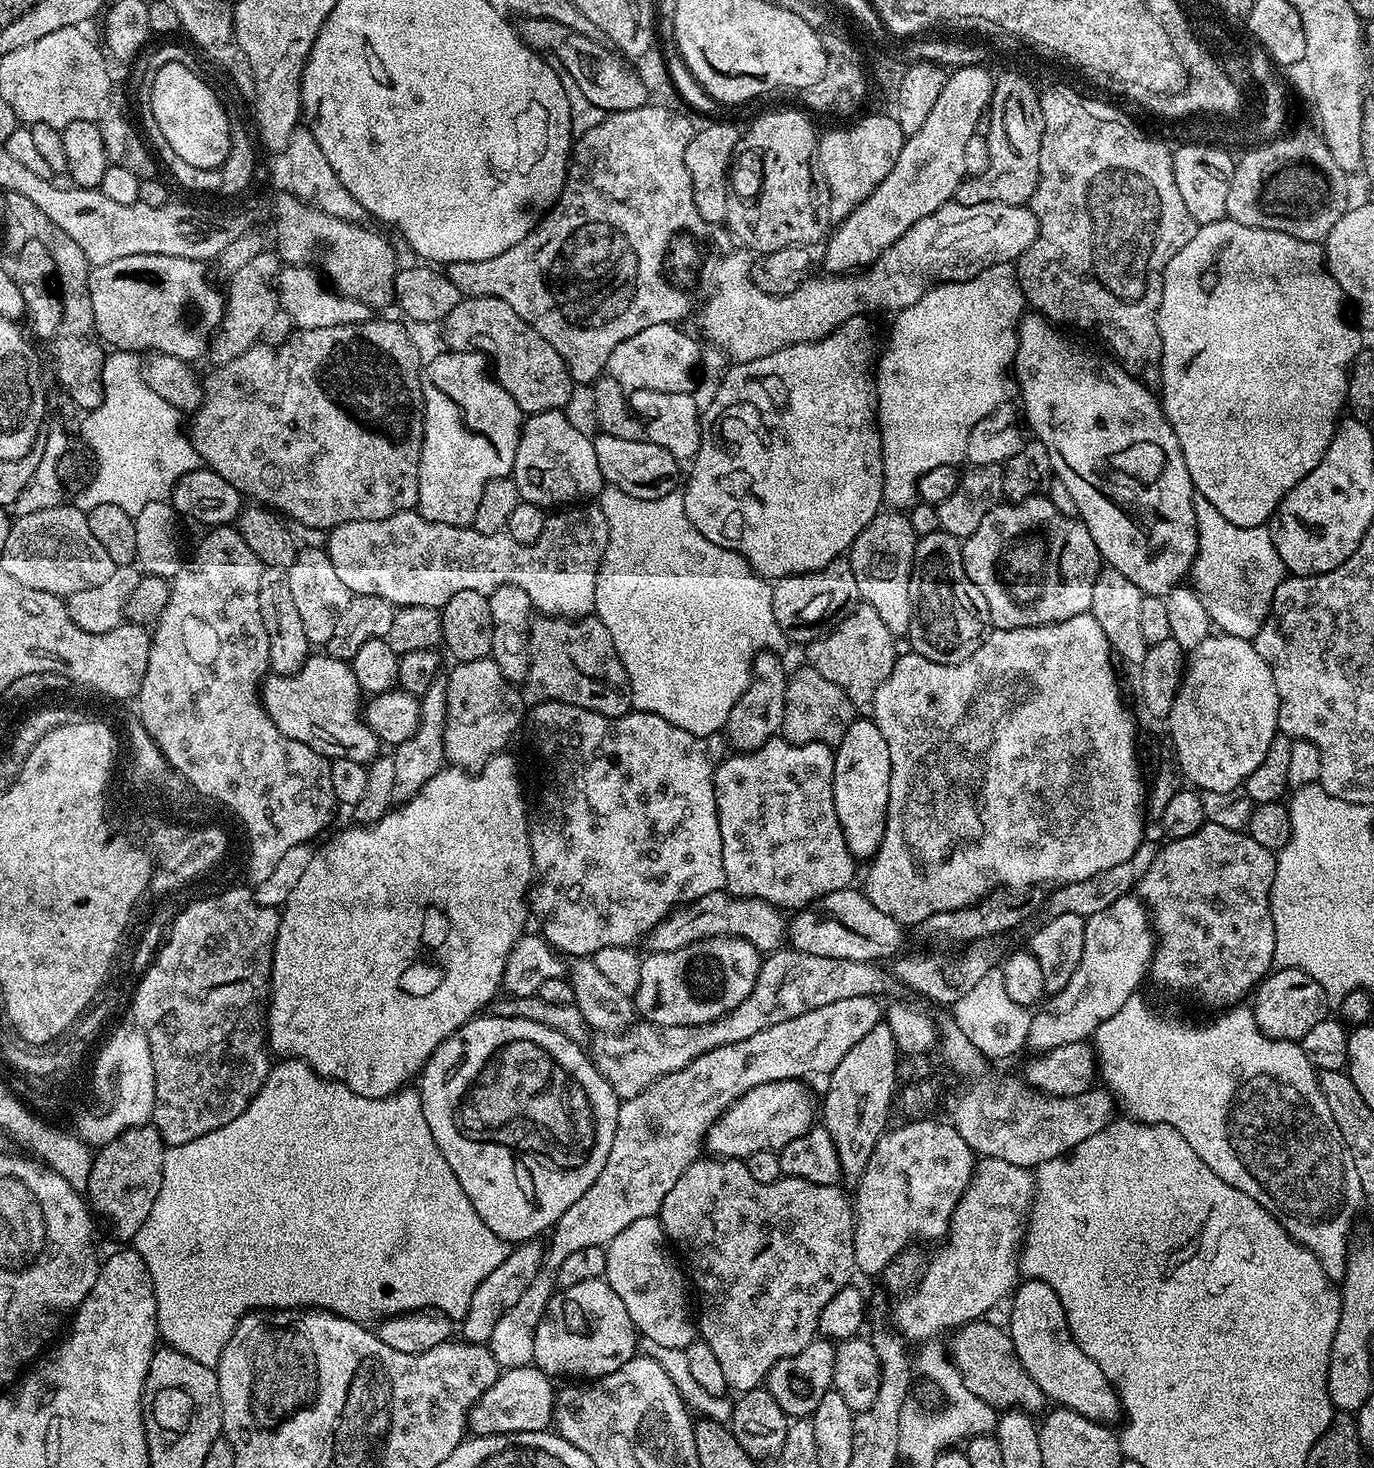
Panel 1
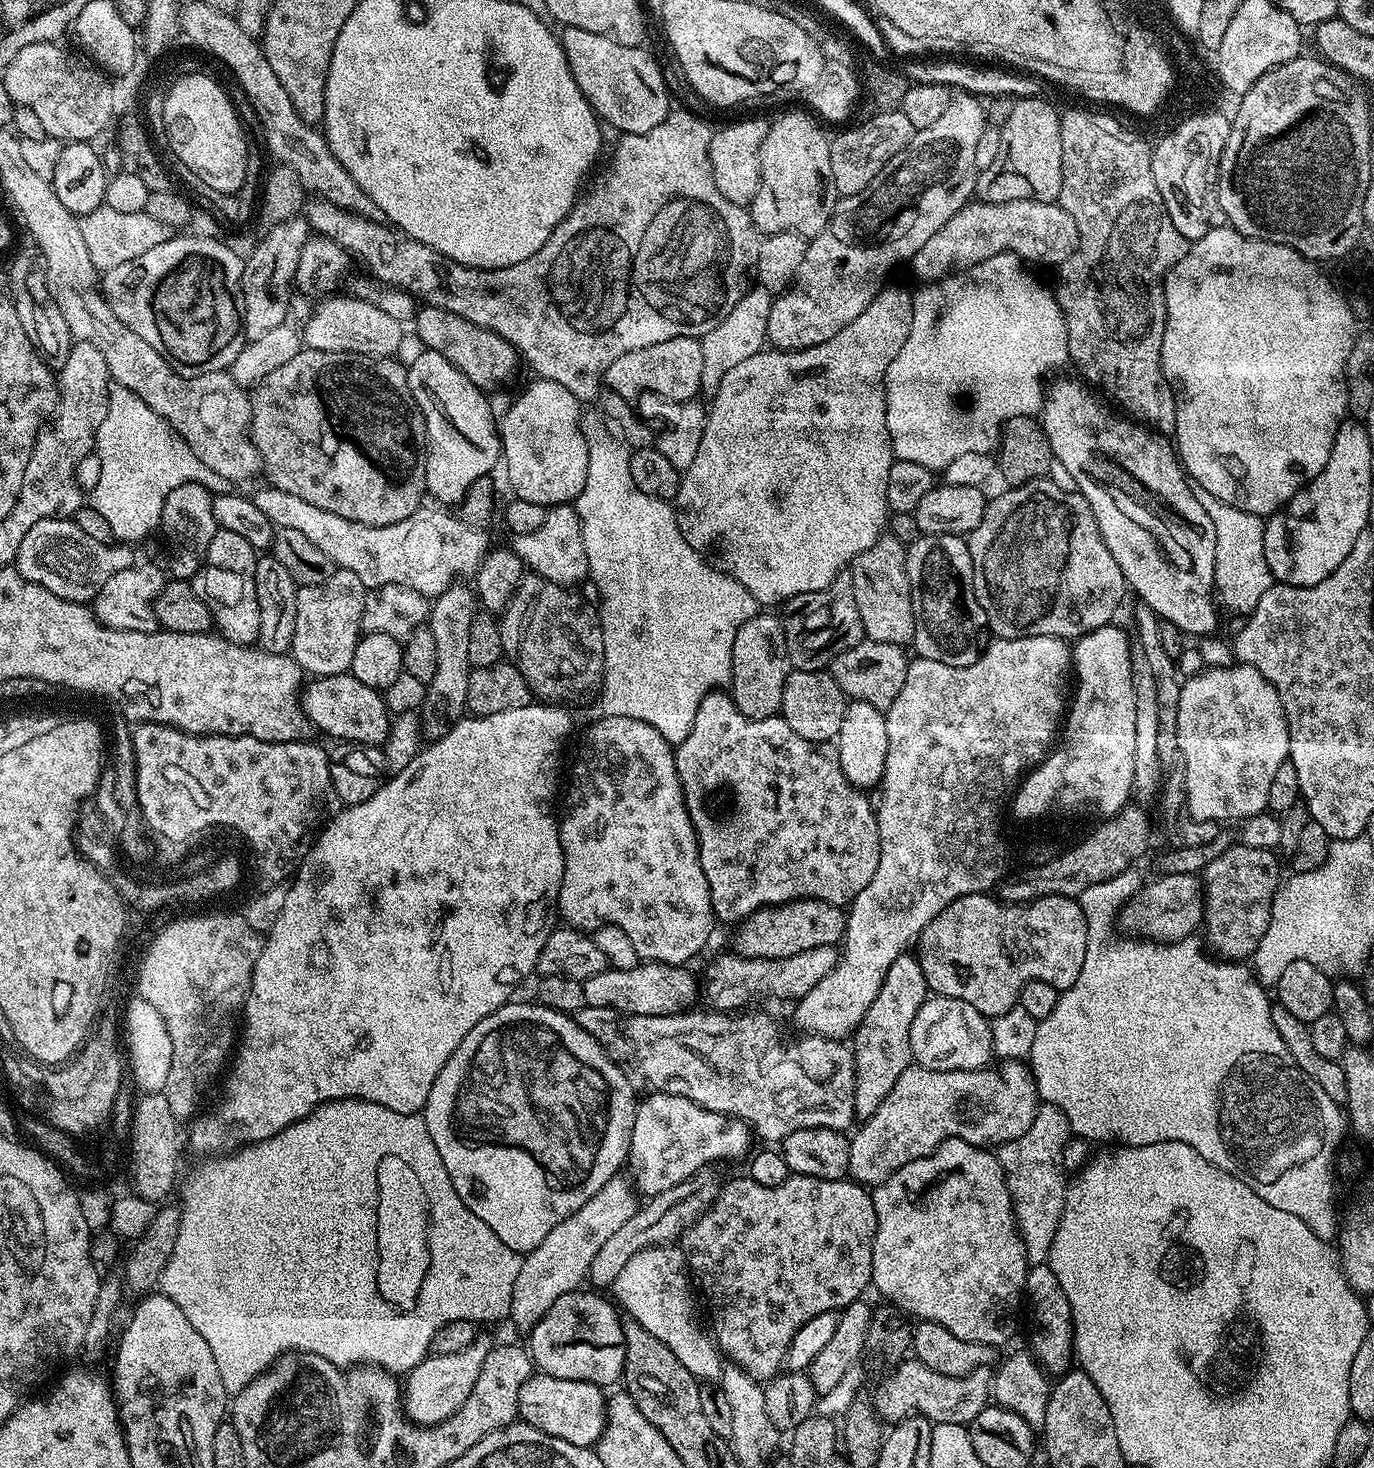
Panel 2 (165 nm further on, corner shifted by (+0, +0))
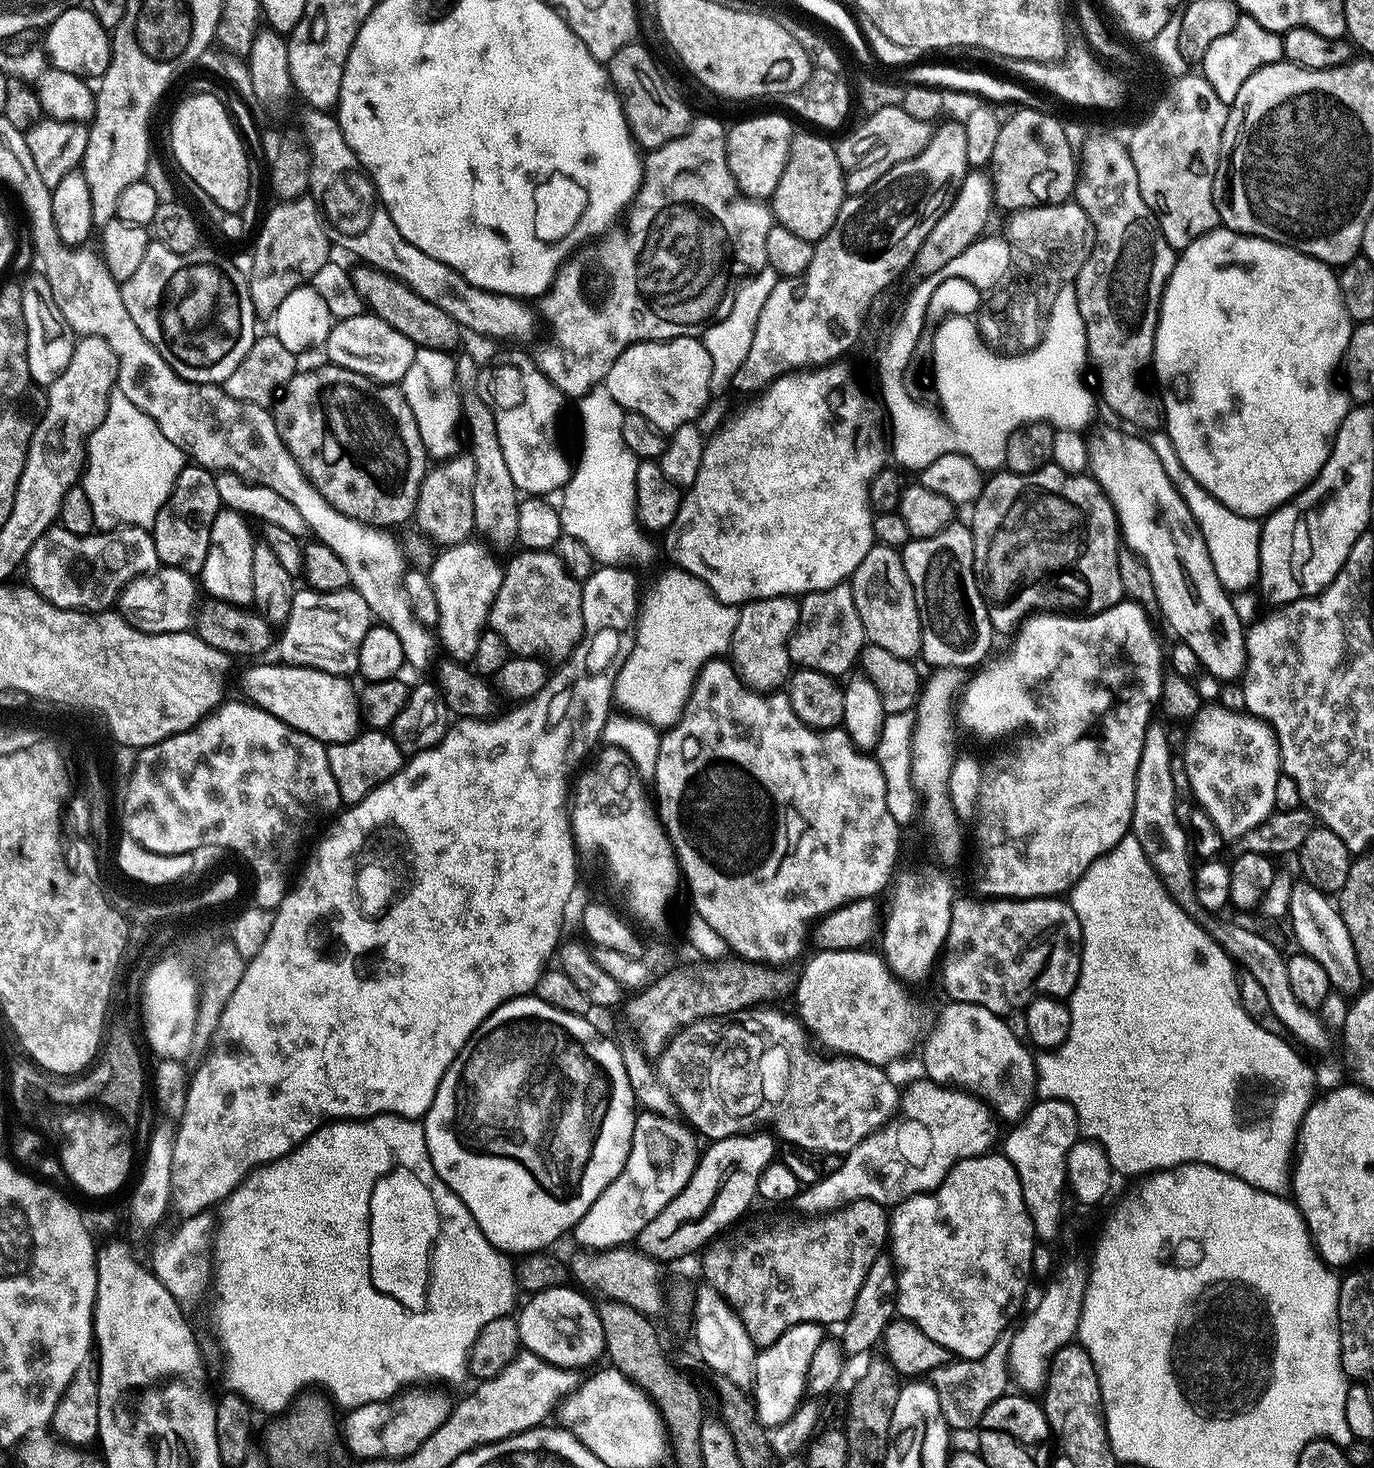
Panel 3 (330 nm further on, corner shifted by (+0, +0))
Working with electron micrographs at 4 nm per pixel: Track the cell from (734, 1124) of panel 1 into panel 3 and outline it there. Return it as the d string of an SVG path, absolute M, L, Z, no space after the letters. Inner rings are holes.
M647 1110L637 1115L630 1154L622 1174L606 1186L594 1206L582 1214L575 1226L574 1237L581 1249L603 1250L631 1245L641 1230L650 1226L650 1222L654 1222L654 1218L658 1218L664 1207L684 1189L686 1182L690 1182L698 1159L697 1137L691 1127L672 1118Z

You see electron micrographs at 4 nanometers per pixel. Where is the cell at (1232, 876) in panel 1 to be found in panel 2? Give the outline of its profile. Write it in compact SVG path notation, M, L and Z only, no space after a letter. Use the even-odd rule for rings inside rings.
M1236 842L1204 868L1203 927L1208 928L1207 947L1217 957L1229 962L1244 962L1258 950L1262 934L1266 934L1266 926L1270 926L1270 910L1276 890L1282 883L1276 857L1275 851L1254 849Z

